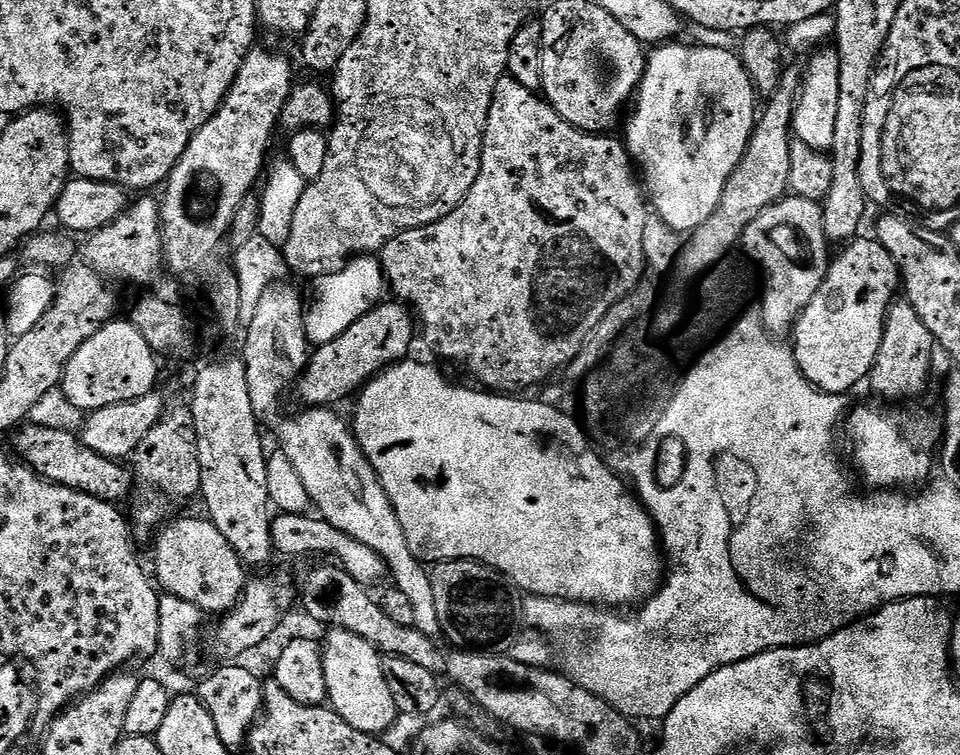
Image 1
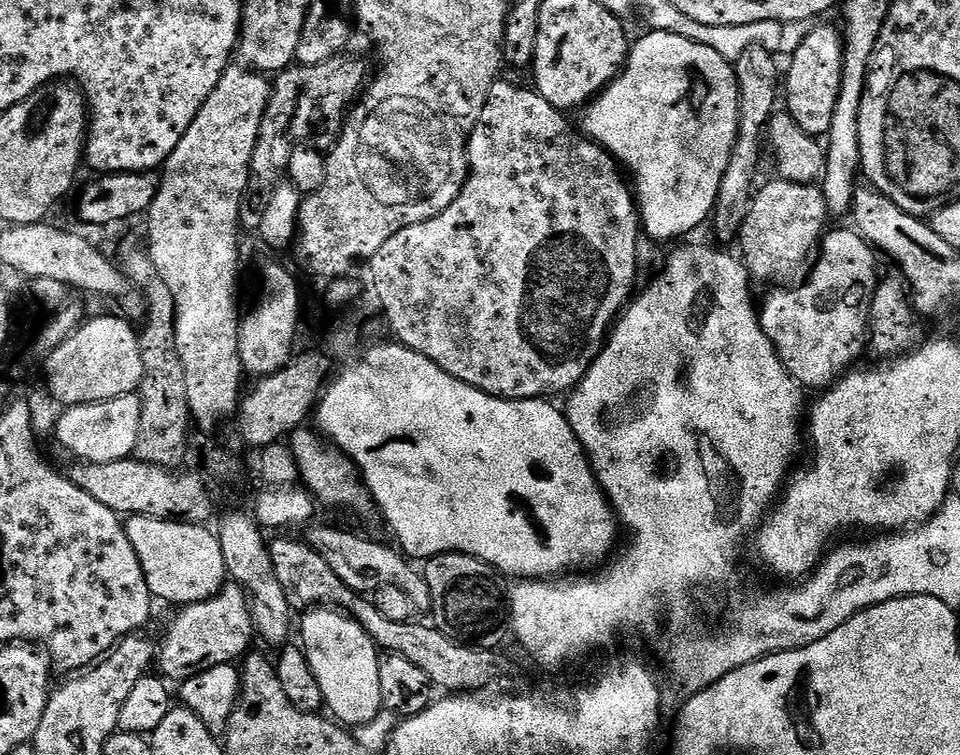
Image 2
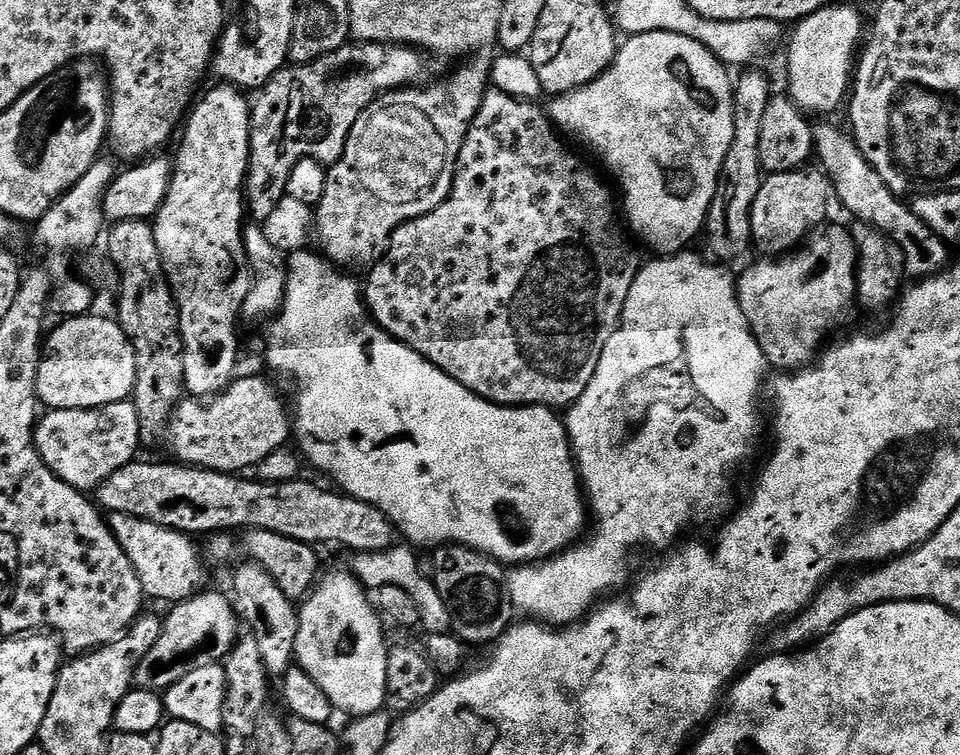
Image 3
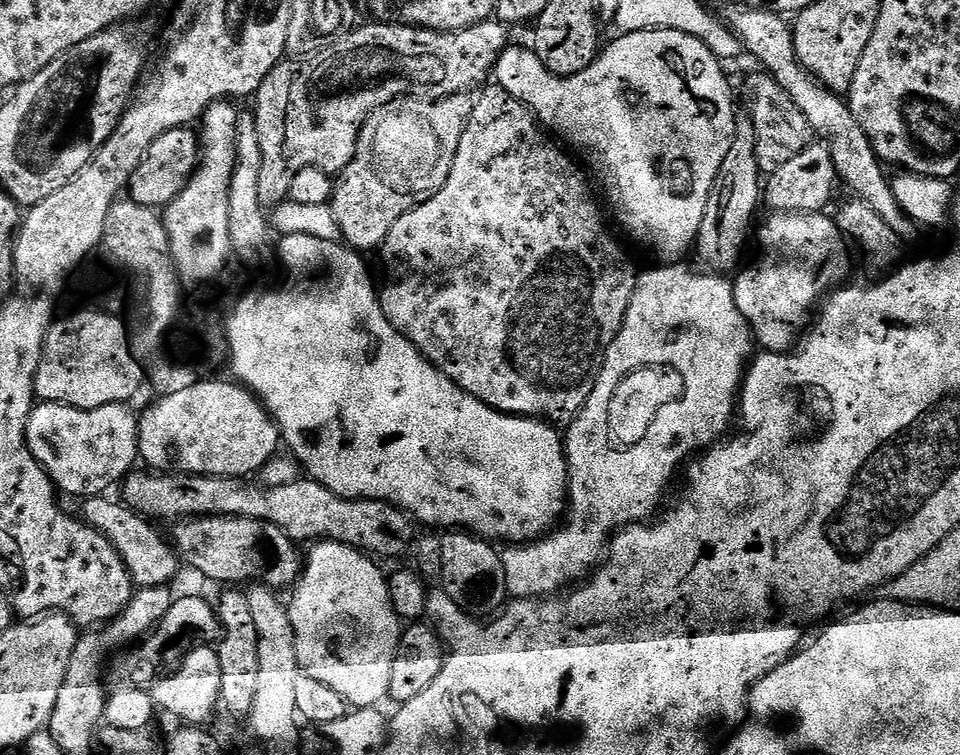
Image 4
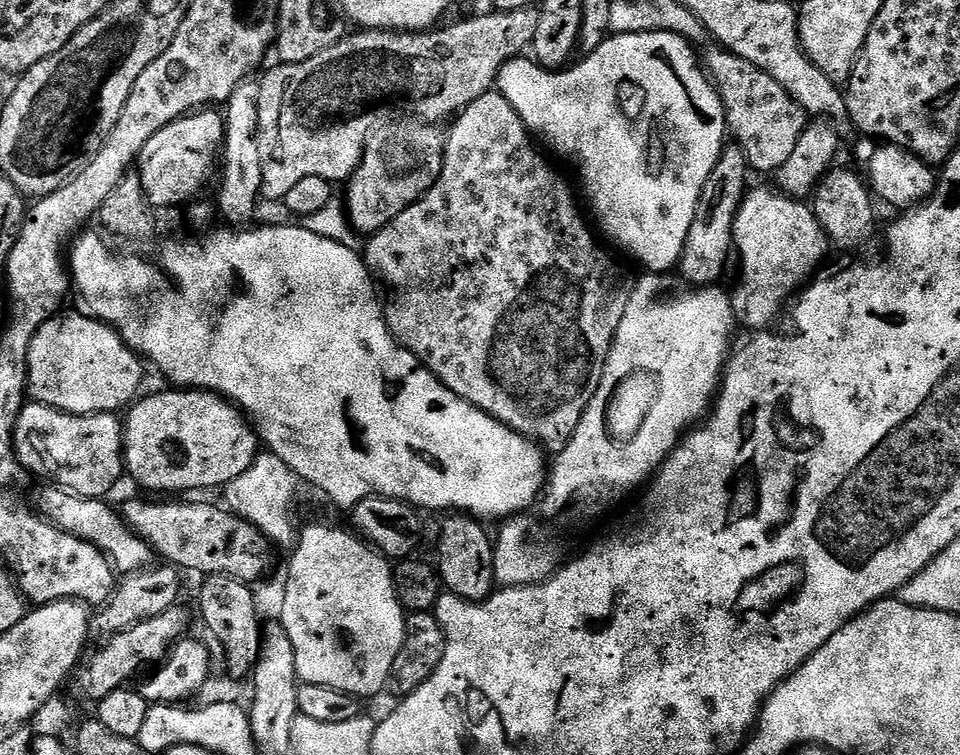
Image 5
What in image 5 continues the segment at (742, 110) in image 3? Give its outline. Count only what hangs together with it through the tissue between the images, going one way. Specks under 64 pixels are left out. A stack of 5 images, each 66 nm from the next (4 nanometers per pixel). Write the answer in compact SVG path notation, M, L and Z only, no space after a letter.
M728 146L725 147L724 153L720 156L720 161L714 166L714 170L710 170L710 178L706 178L706 186L702 190L702 194L700 195L700 201L698 202L698 210L694 214L694 222L690 226L690 234L686 238L686 246L684 247L684 252L680 255L680 262L678 265L678 272L681 272L682 275L685 276L686 279L689 280L689 285L692 286L716 286L721 283L720 279L724 276L724 271L728 268L728 259L733 259L734 256L734 245L732 242L732 223L734 222L734 218L736 217L736 210L740 207L740 201L749 187L750 181L748 181L748 172L750 173L750 165L748 163L748 159L746 158L746 154L739 146Z

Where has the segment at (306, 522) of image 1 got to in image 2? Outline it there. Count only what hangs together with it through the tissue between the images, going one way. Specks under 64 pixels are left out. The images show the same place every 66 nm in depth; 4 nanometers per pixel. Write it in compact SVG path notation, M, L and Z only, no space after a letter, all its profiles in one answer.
M319 524L307 529L309 532L308 536L306 535L306 543L318 554L322 554L322 558L326 558L330 570L334 570L338 578L342 578L342 582L351 592L371 594L382 586L398 586L406 590L410 598L414 598L414 606L421 613L433 611L430 586L425 582L421 569L405 556L399 547L391 543L379 544L376 540L367 540L366 537L359 536L356 532L347 532L344 528L330 528L326 524Z

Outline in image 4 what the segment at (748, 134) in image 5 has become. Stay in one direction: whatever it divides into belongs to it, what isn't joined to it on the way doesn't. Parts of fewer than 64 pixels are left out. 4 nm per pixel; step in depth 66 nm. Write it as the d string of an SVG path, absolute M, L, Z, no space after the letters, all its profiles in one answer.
M759 74L748 80L748 92L752 95L752 113L750 119L754 126L754 138L756 139L756 153L758 154L758 166L761 173L770 174L778 170L778 166L790 162L790 158L798 158L806 146L813 143L814 133L810 122L806 122L806 114L798 110L798 105L773 76Z

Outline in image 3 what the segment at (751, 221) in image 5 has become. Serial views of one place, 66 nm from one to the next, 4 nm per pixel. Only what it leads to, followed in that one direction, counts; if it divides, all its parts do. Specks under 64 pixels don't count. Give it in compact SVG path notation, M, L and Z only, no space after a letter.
M829 223L823 229L813 231L795 250L780 254L777 260L760 260L744 273L739 273L736 297L746 314L748 328L754 334L758 346L762 346L764 357L776 370L799 370L809 367L817 359L816 347L824 340L824 331L836 324L857 303L856 275L858 257L856 243L847 227Z

